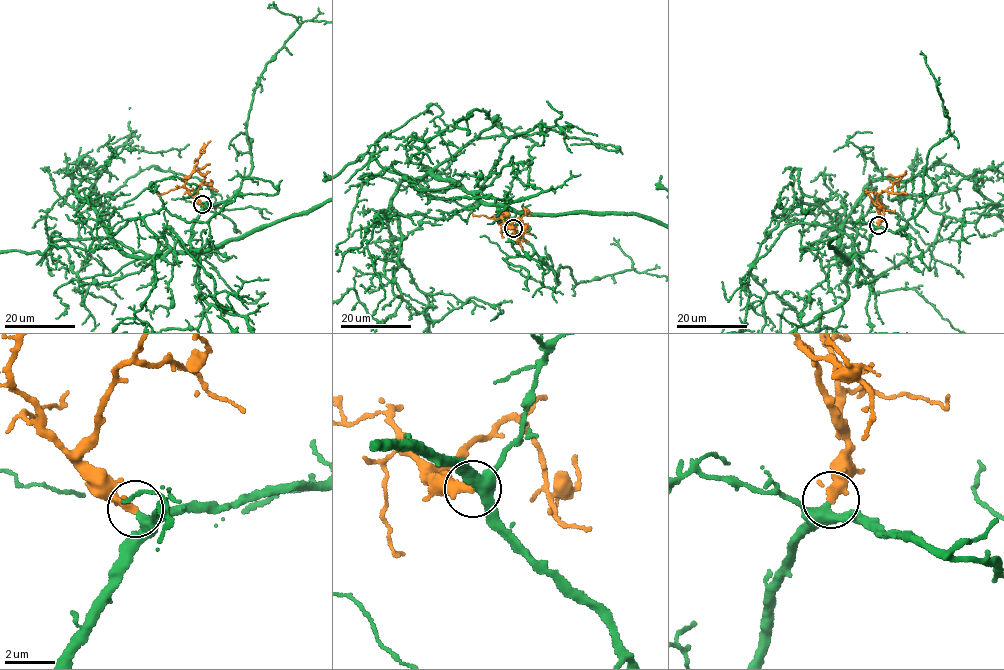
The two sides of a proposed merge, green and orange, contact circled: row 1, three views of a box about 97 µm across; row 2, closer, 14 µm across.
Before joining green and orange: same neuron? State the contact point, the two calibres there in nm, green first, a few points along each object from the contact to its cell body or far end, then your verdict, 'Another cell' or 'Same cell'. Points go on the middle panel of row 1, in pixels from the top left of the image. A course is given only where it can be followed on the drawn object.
Place: (513, 228). Thickness 300 nm (green) against 360 nm. Course of green: (514, 228), (499, 222), (495, 205), (461, 187), (420, 187), (368, 153). Course of orange: (513, 228), (507, 226), (502, 216), (512, 224), (521, 239), (522, 226), (526, 224). Same cell

